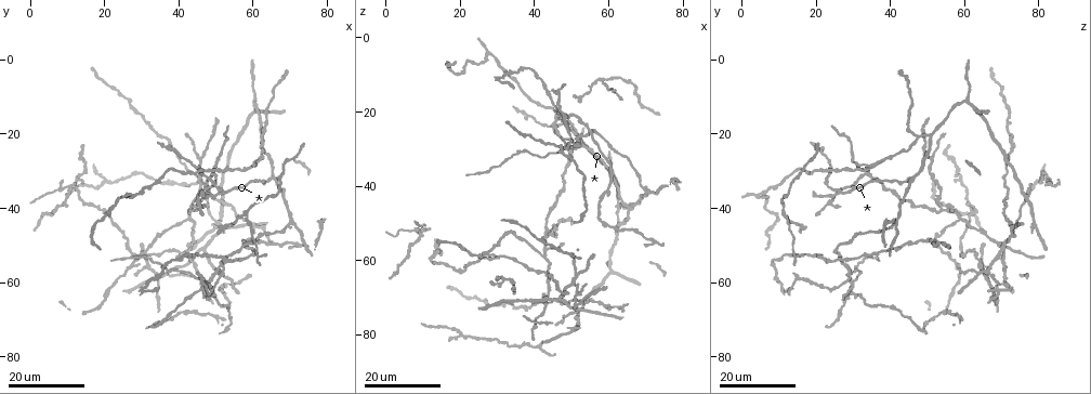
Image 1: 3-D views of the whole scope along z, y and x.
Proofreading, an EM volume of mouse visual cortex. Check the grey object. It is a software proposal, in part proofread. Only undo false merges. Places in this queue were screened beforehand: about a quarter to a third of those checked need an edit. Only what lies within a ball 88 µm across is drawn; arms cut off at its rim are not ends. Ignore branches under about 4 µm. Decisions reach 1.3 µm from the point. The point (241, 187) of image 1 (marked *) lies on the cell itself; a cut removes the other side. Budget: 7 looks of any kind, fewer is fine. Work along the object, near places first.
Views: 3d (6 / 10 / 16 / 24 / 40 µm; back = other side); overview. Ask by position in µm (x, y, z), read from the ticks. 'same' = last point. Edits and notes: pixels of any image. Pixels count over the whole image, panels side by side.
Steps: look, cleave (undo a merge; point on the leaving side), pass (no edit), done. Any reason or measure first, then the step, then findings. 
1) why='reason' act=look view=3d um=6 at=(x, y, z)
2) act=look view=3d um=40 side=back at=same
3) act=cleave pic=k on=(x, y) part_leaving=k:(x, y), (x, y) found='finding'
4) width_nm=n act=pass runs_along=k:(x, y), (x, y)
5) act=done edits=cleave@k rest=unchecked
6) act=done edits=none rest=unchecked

why='arms part here' act=look view=3d um=24 at=(49.0, 30.0, 34.5)

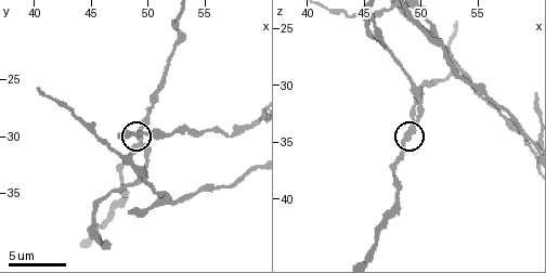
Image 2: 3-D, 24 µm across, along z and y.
why='zoom in' act=look view=3d um=10 at=(49.4, 30.6, 34.0)

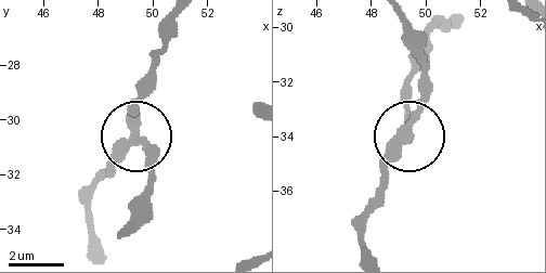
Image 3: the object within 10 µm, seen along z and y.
arms=3 act=pass found='all the same cell'

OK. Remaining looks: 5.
why='a fork' act=look view=3d um=24 at=(47.0, 50.5, 70.5)

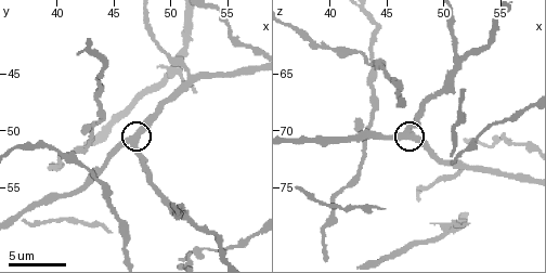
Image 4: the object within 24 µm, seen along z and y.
why='zoom in' act=look view=3d um=6 at=(46.4, 51.2, 70.4)

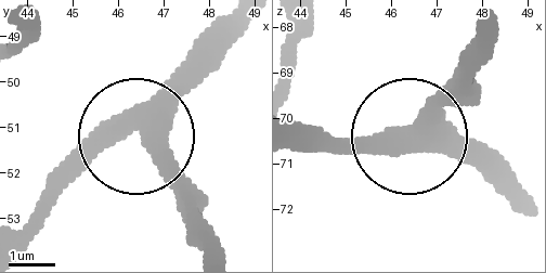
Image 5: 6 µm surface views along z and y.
arms=3 act=pass found='continuous, no second cell'

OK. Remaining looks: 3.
act=look view=3d um=24 at=(35.0, 58.5, 71.0)

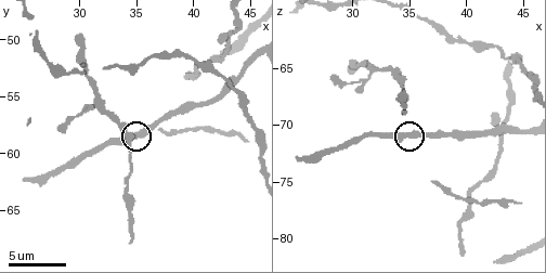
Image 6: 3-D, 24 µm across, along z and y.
act=look view=3d um=6 at=(35.2, 58.4, 70.6)

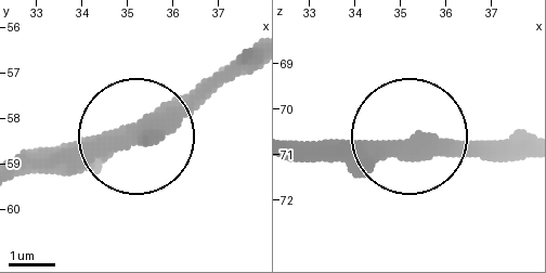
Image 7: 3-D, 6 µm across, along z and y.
side_arm_um=12 act=pass found='all the same cell'

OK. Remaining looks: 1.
act=done edits=none rest=unchecked

